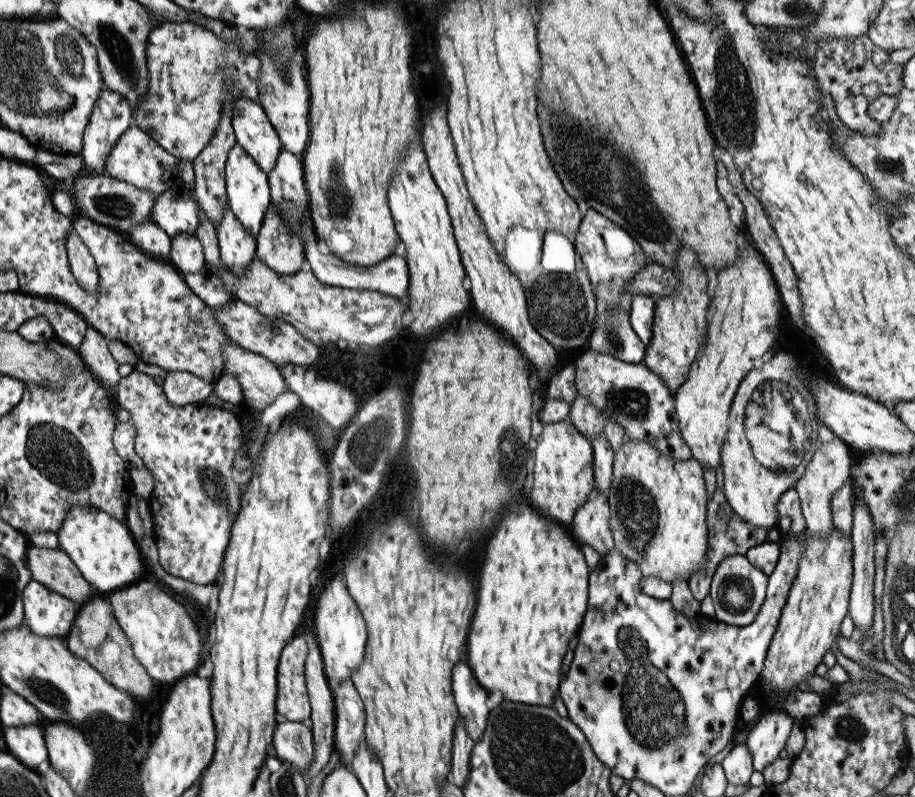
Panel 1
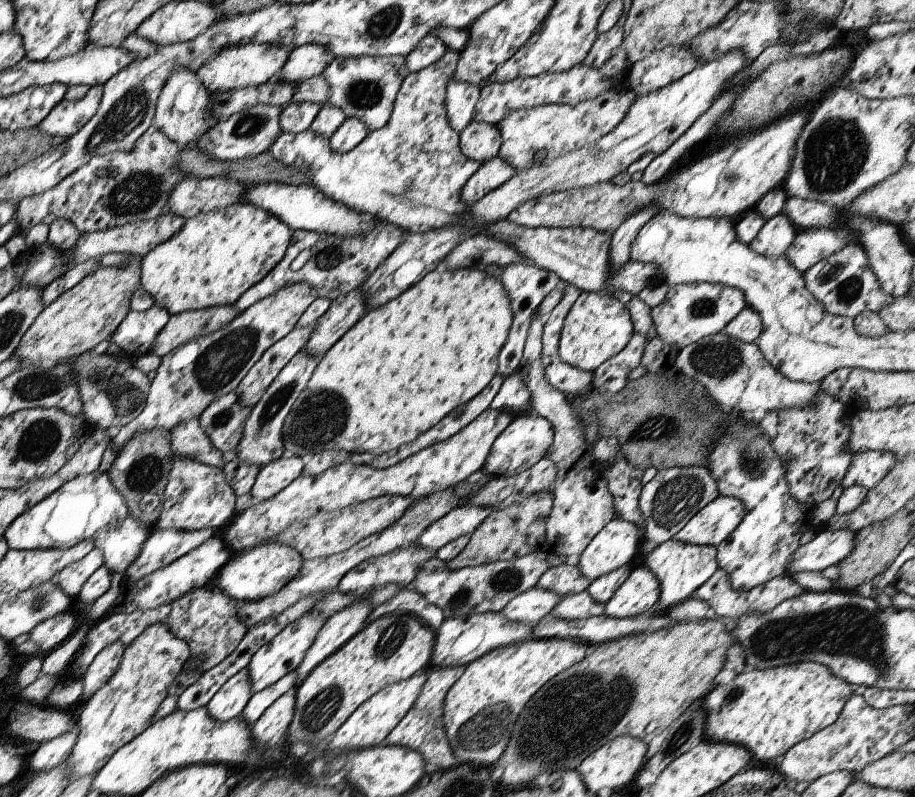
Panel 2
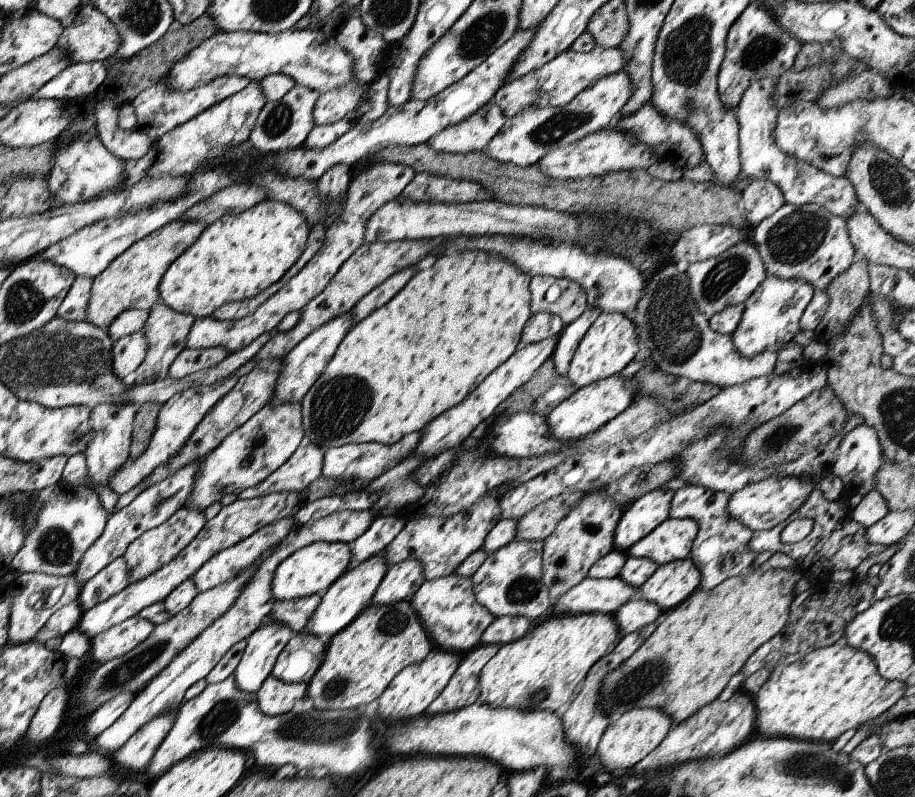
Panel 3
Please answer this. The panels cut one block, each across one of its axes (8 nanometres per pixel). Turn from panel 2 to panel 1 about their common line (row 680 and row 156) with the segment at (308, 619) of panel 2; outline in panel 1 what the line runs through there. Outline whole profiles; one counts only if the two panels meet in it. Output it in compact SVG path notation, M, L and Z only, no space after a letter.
M236 95L233 96L231 121L237 143L268 174L277 163L279 152L283 151L278 133L257 101L246 95Z

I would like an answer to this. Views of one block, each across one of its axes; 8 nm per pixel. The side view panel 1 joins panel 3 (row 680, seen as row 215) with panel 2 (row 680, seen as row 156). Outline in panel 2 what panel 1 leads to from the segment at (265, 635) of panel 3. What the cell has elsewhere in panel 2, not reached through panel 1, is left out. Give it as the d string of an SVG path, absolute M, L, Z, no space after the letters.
M244 667L225 682L224 686L210 699L206 705L209 715L222 722L240 716L253 694L251 686L249 668Z

